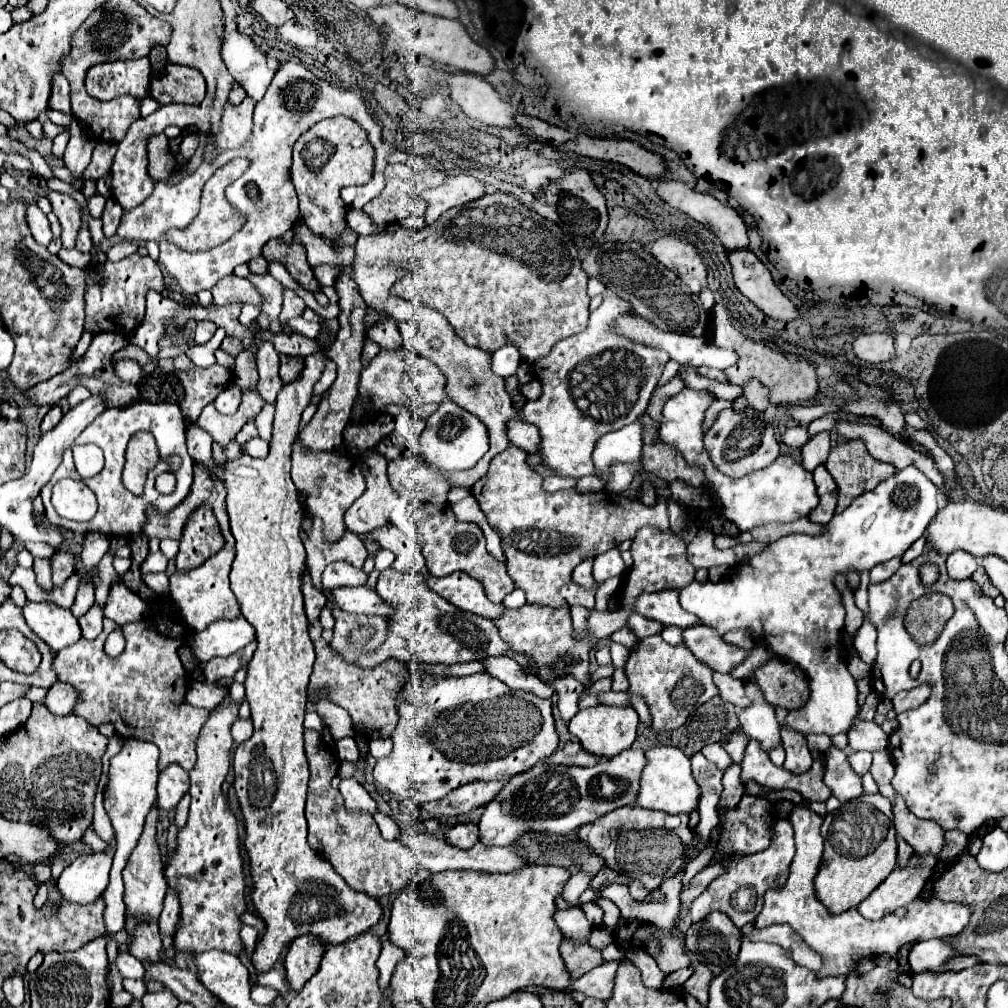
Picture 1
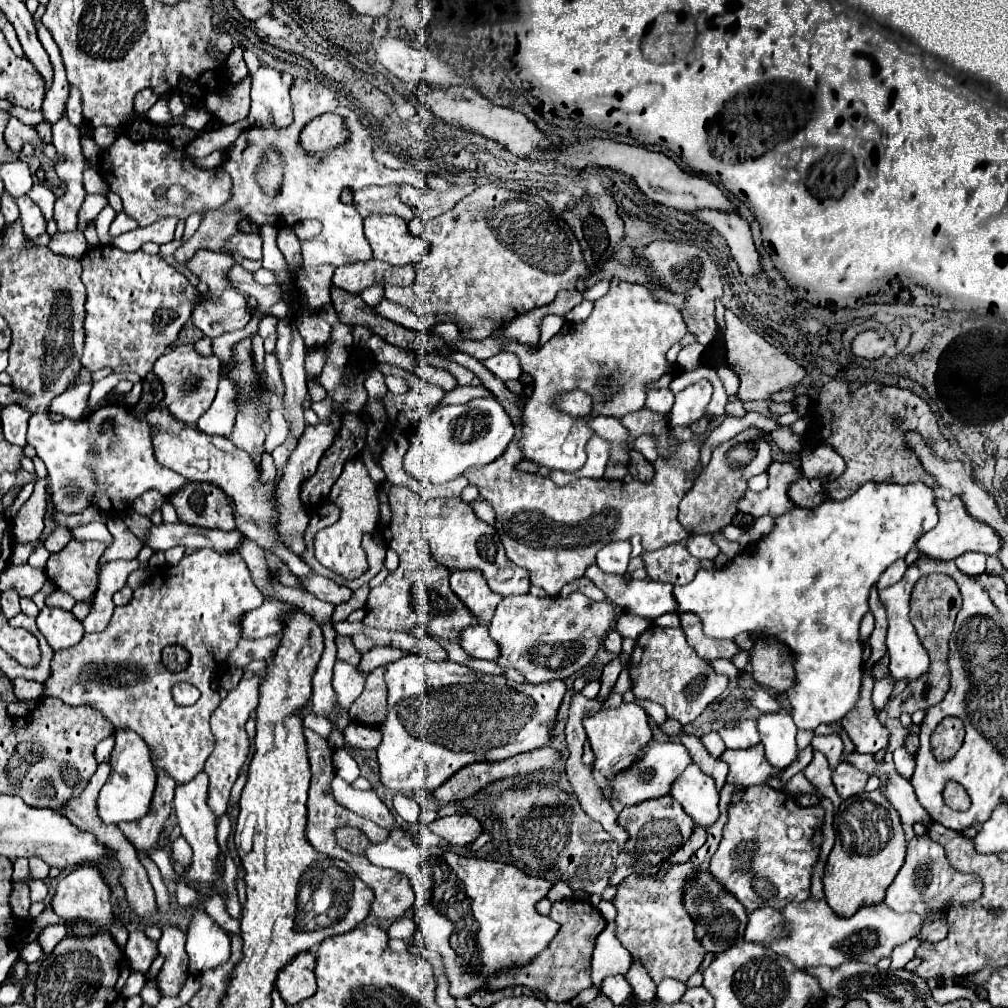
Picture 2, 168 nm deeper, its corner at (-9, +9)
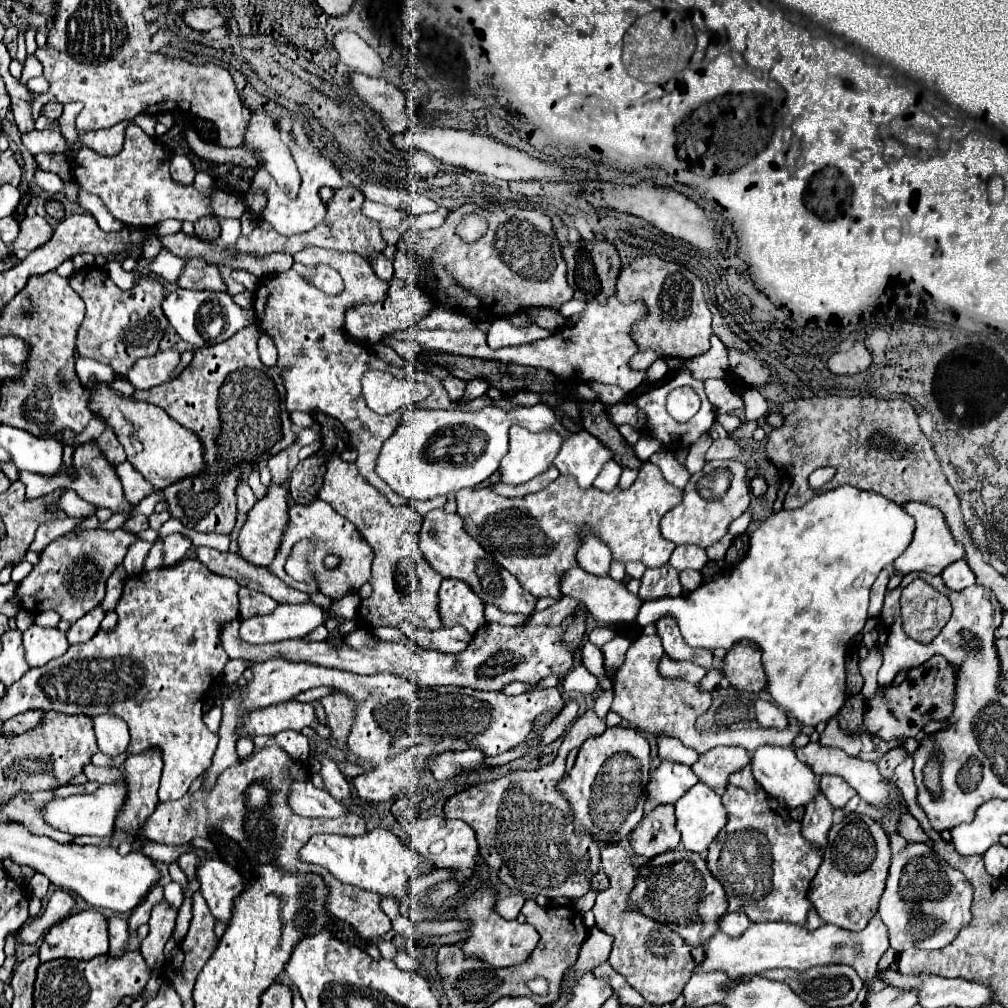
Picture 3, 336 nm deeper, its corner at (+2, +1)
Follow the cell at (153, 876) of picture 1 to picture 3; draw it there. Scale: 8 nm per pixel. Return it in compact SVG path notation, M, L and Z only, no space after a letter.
M152 747L132 755L124 763L124 781L128 787L122 813L116 817L116 829L140 829L158 805L158 785L162 775L162 751Z

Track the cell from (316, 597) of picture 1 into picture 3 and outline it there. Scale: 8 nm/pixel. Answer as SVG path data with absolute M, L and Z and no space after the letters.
M284 485L278 487L270 487L268 495L264 499L260 499L254 509L248 513L248 519L238 535L238 555L248 561L250 565L256 567L264 567L270 563L270 559L274 559L282 531L286 527L286 511L288 511L288 499L290 499L290 491Z

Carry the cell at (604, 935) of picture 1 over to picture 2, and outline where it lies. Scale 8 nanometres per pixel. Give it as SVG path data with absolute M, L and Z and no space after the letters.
M607 923L597 939L593 953L593 987L599 989L601 979L607 975L623 975L629 969L629 959L629 951L625 951L625 947L615 937L615 923Z

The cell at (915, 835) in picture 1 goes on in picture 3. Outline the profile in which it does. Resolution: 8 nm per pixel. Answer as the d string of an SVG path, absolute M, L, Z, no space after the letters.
M808 743L806 747L792 747L792 749L794 749L798 761L802 761L804 765L808 765L812 771L816 771L816 775L826 775L826 773L830 773L830 775L840 775L842 779L846 779L846 781L858 791L858 795L860 795L866 803L870 803L870 805L874 805L874 807L886 811L888 789L886 789L886 781L884 781L884 777L880 775L876 763L872 763L872 761L860 761L860 759L850 757L850 755L846 755L844 751L838 751L838 749L834 749L834 747L822 747L820 743Z

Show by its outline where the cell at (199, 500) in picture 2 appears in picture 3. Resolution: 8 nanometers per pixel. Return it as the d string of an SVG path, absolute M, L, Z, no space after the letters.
M248 325L228 341L194 351L190 365L172 383L134 393L134 399L162 407L174 421L194 431L202 443L206 471L196 477L184 477L164 489L172 517L200 533L228 535L236 523L234 487L238 487L246 467L260 459L268 461L296 441L290 413L284 405L282 367L262 365L256 341L258 327Z

